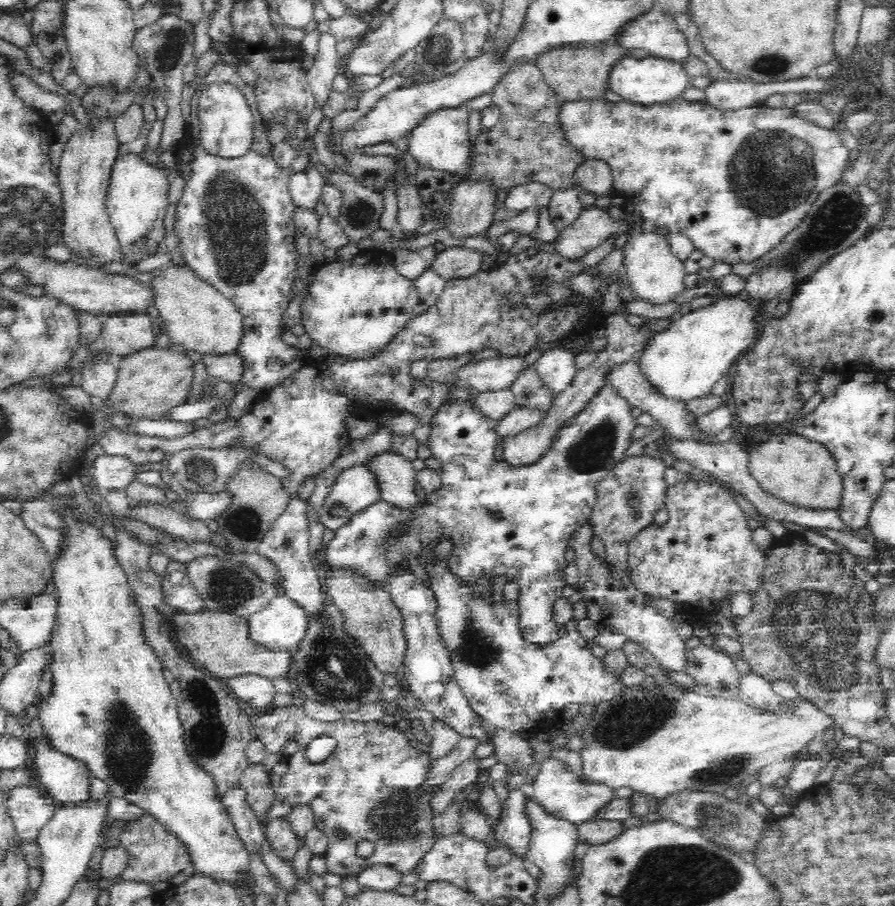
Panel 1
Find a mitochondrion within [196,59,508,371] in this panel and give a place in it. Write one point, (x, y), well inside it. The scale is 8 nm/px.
(236, 228)

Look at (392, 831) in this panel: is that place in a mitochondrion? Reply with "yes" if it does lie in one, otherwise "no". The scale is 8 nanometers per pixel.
yes

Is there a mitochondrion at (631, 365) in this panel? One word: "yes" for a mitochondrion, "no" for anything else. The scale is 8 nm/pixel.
no

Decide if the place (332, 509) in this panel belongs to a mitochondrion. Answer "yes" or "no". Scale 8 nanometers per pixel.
no

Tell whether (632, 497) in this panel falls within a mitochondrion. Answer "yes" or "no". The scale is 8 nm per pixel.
yes

